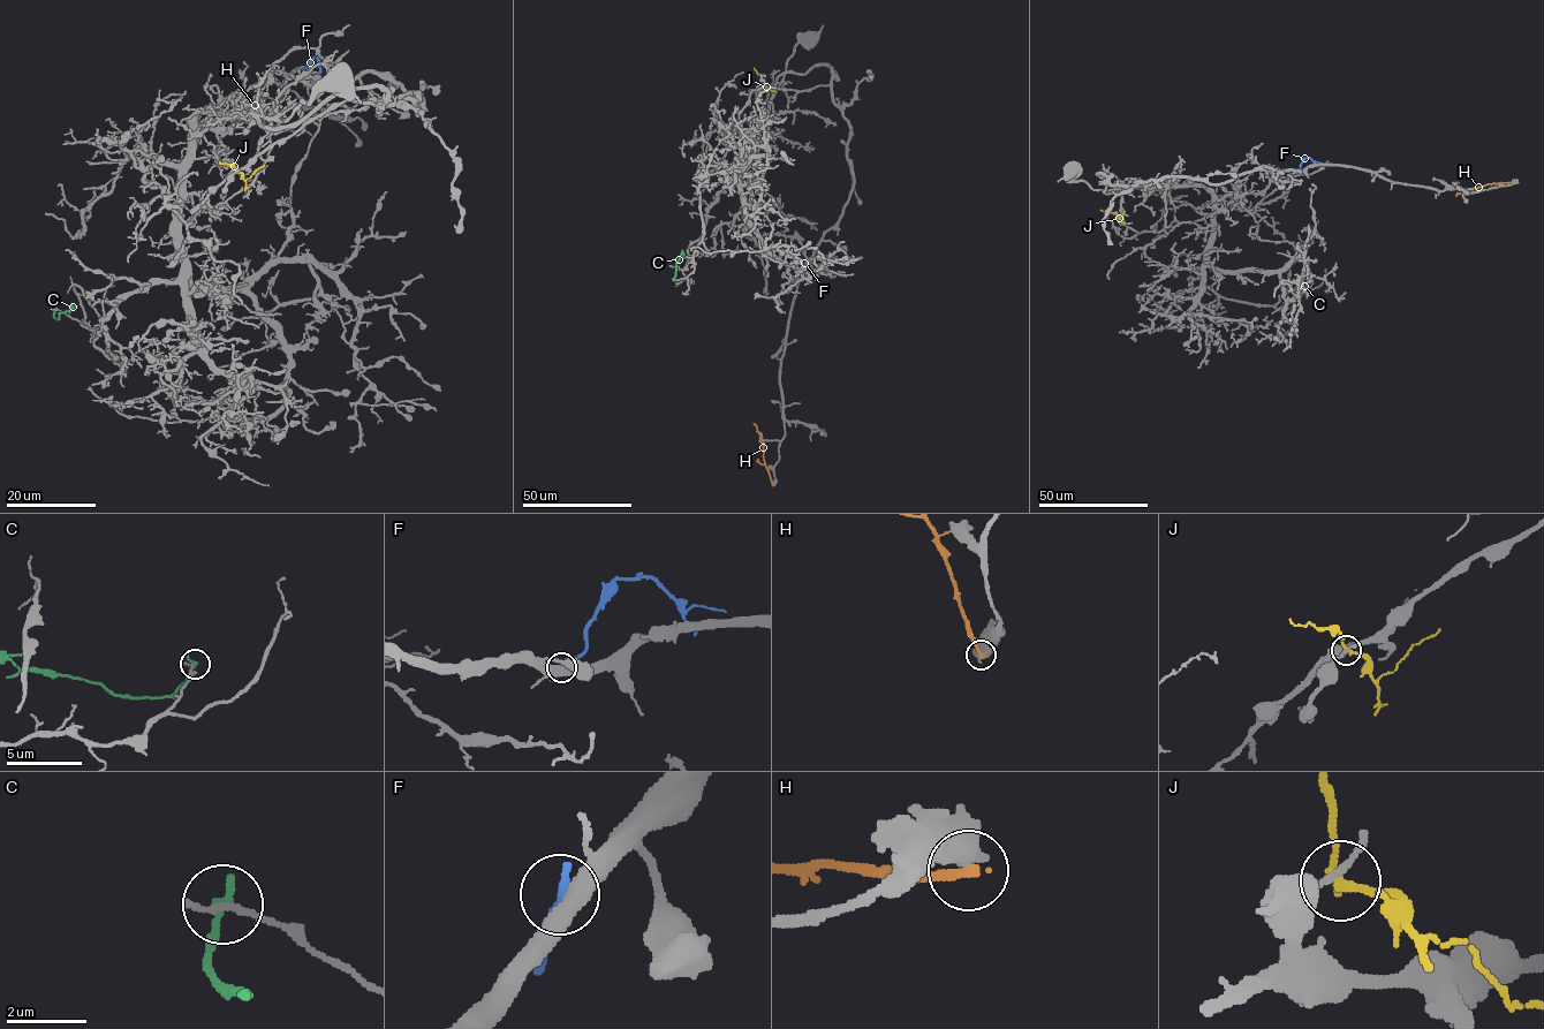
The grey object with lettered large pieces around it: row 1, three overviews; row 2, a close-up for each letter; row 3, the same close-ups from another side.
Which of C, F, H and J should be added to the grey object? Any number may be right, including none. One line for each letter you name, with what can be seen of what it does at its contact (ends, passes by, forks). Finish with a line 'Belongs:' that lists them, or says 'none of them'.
Belongs: none of them

